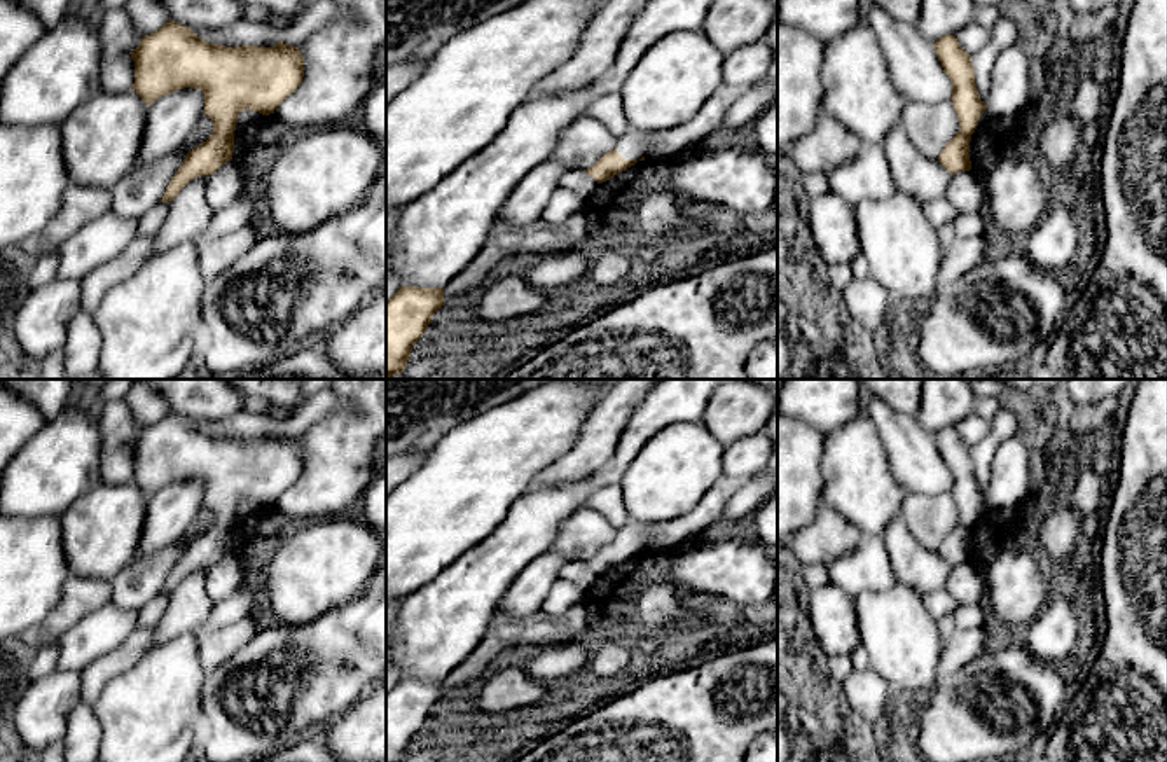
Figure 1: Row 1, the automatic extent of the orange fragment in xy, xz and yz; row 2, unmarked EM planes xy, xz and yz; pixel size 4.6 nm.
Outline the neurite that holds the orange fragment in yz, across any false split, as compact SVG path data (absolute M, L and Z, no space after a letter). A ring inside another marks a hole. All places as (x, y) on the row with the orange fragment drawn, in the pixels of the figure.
M956 35L935 42L936 58L952 82L952 105L959 119L957 135L945 145L938 163L952 175L971 170L970 142L987 105L980 100L975 84L975 68L970 54L959 45Z

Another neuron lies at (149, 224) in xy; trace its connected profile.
M159 203L152 210L143 213L140 218L136 218L138 220L136 238L154 236L166 220L168 210L169 210L168 203Z

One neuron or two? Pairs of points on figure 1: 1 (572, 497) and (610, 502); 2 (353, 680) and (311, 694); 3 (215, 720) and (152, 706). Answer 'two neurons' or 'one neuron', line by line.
1: two neurons
2: one neuron
3: two neurons

